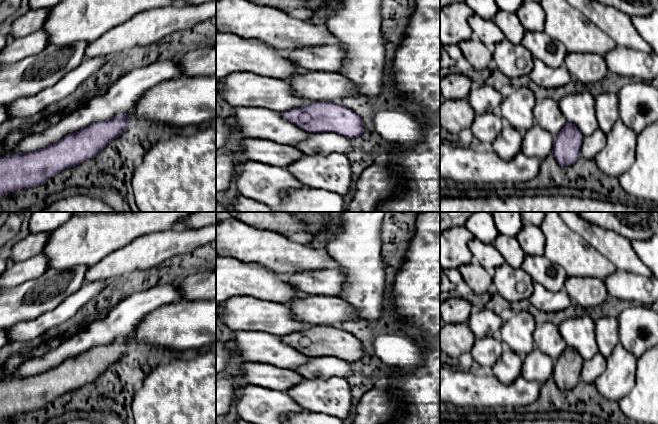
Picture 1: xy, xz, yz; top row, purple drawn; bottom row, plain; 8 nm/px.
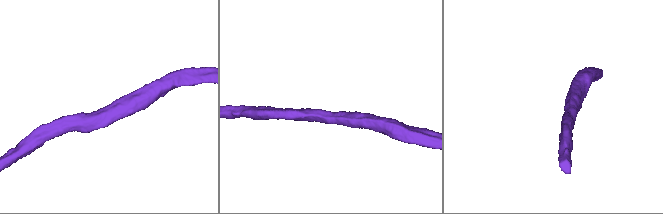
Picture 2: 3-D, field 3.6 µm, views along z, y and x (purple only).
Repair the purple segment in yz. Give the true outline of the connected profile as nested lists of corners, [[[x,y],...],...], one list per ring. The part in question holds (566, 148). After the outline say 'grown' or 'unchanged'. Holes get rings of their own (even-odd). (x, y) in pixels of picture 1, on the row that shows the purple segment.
[[[565,123],[554,138],[552,149],[552,155],[560,166],[569,166],[577,161],[580,157],[582,137],[581,131],[574,124]]] | unchanged

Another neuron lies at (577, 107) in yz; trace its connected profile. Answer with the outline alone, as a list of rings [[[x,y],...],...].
[[[587,90],[568,93],[558,101],[566,122],[574,124],[582,136],[588,136],[598,128],[594,99],[595,97]]]

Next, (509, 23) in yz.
[[[498,9],[494,16],[497,27],[503,32],[506,40],[514,45],[520,45],[526,29],[521,24],[515,13],[509,13]]]

